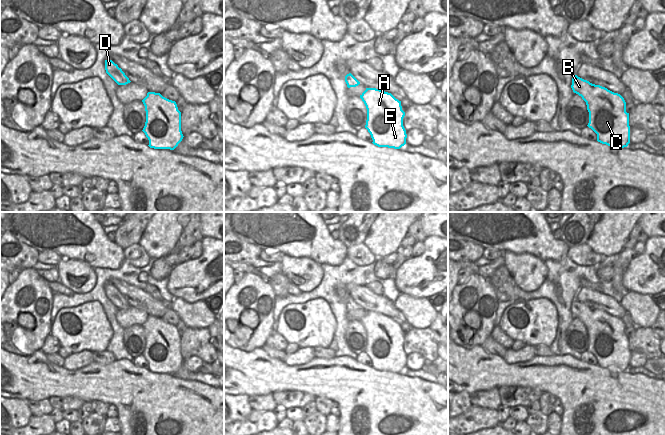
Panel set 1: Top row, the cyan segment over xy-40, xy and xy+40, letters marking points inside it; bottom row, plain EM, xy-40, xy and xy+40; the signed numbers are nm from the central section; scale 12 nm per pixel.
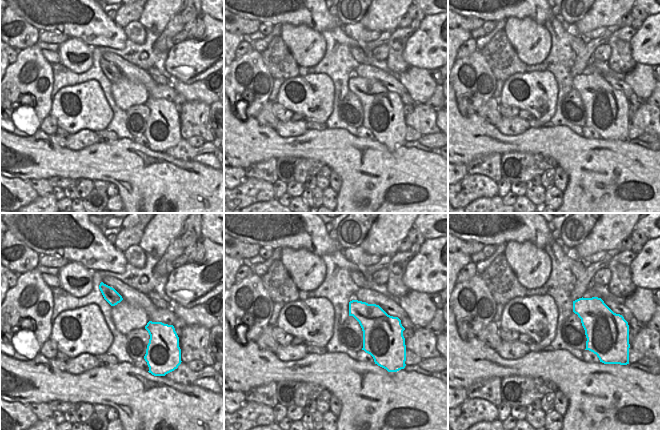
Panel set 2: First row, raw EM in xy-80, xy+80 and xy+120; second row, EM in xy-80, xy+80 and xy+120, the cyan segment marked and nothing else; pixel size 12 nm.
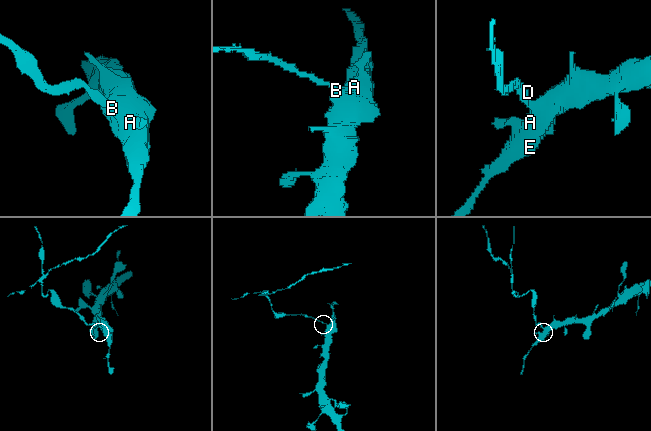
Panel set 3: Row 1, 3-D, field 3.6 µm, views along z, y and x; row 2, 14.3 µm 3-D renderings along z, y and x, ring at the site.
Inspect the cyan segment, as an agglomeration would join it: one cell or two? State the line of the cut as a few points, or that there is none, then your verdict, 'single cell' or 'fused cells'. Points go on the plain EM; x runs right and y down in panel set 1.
cut xy (348, 298), (349, 305), (347, 308); fused cells

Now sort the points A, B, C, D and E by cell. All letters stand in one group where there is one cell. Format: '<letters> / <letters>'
A B C E / D

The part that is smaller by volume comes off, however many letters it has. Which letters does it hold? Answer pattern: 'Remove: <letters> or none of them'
Remove: D

